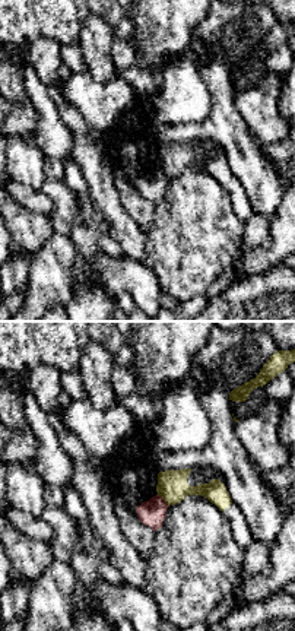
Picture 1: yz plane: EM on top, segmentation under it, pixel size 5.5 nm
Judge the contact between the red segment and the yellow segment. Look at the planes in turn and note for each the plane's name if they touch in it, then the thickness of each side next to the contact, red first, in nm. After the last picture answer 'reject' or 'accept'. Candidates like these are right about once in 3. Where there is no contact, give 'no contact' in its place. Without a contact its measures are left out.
meets red in yz; 150 nm thick on the red side, 170 nm on the other

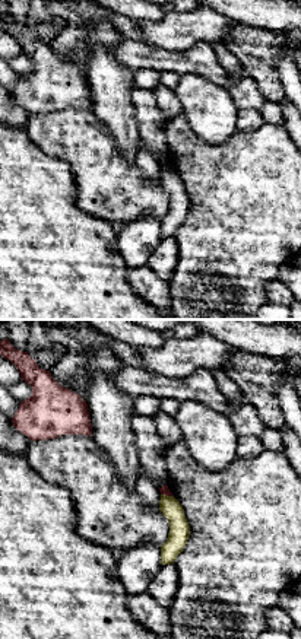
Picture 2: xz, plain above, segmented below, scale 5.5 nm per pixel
meets red in xz; 50 nm thick on the red side, 110 nm on the other

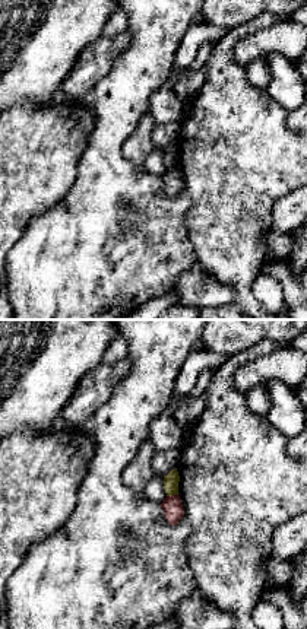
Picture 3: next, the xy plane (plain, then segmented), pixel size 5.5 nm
meets red in xy; 110 nm thick on the red side, 80 nm on the other

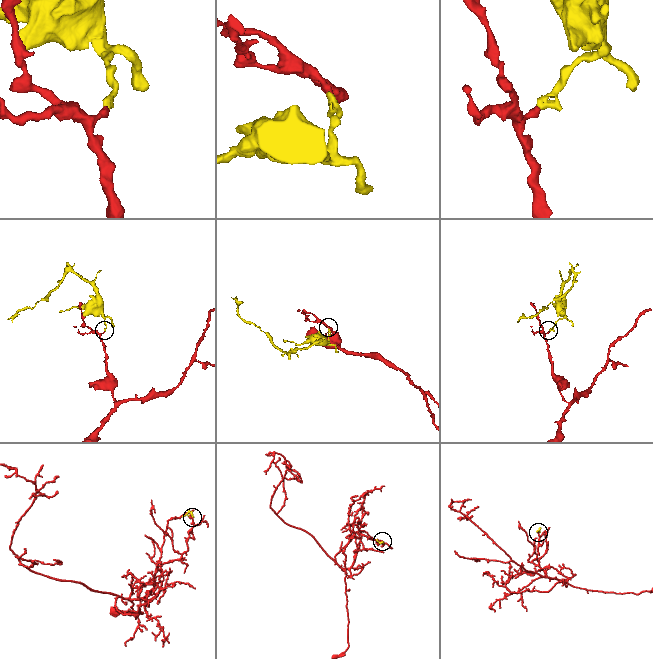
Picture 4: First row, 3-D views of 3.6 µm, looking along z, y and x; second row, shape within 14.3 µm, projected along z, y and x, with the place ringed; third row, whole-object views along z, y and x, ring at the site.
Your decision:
reject

